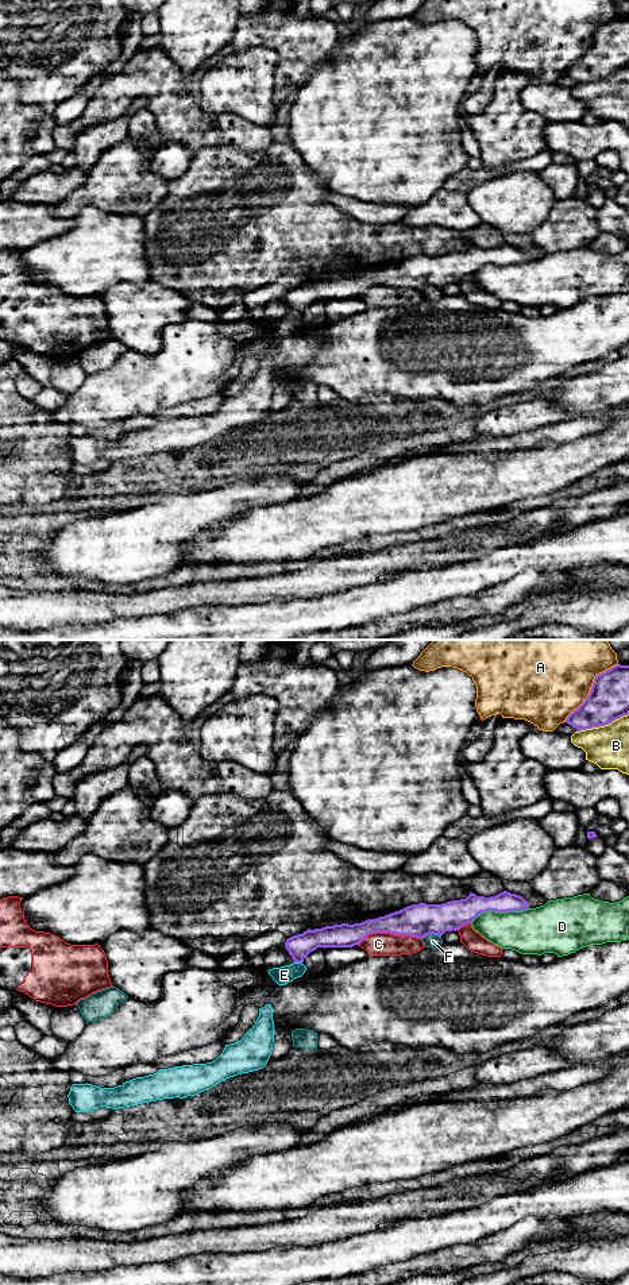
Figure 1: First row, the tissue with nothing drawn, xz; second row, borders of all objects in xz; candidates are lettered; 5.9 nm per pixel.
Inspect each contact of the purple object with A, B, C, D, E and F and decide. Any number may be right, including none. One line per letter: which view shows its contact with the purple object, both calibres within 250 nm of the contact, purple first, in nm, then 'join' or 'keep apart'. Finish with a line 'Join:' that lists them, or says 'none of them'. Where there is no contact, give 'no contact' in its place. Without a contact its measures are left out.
A: meets purple in xz; 240 nm thick on the purple side, 480 nm on the other; keep apart
B: meets purple in xz; 240 nm thick on the purple side, 260 nm on the other; keep apart
C: meets purple in xz; 200 nm thick on the purple side, 140 nm on the other; keep apart
D: meets purple in xz; 160 nm thick on the purple side, 280 nm on the other; keep apart
E: meets purple in xz; 140 nm thick on the purple side, 110 nm on the other; keep apart
F: meets purple in xz; 200 nm thick on the purple side, 80 nm on the other; keep apart
Join: none of them

